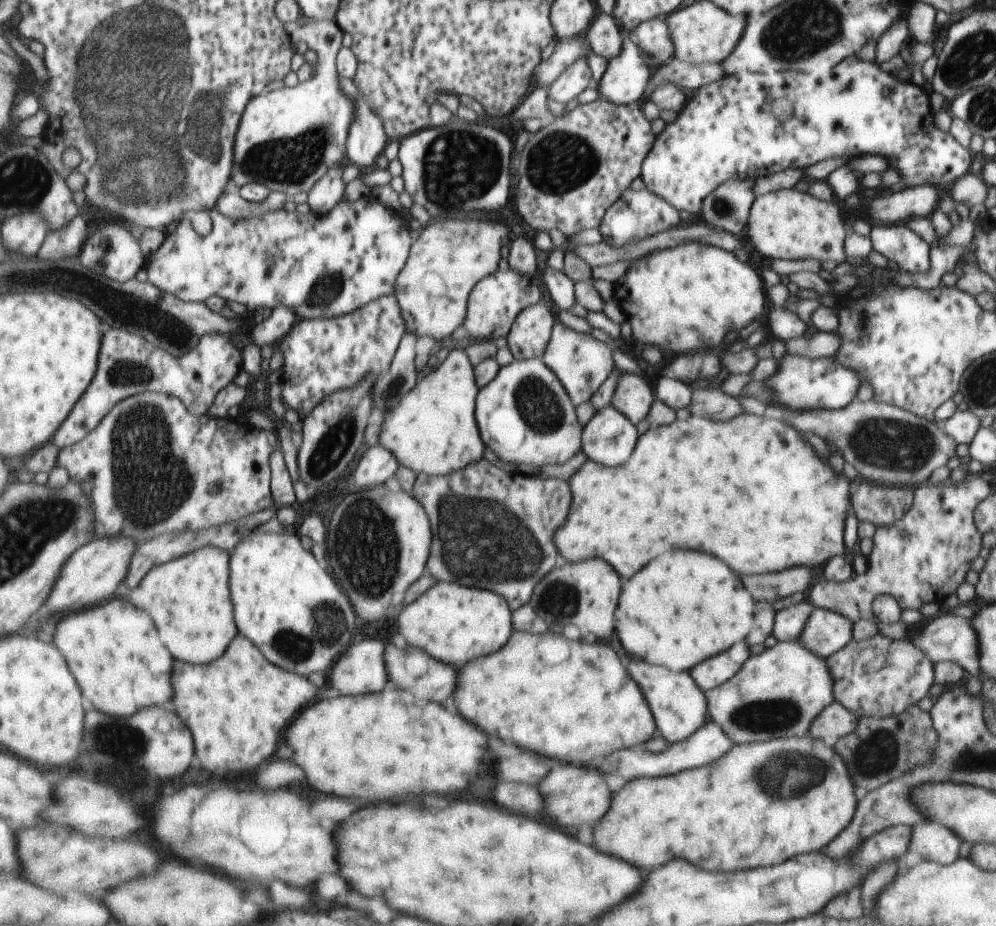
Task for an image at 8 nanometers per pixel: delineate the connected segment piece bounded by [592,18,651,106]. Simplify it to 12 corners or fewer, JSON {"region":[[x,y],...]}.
{"region":[[623,22],[621,54],[592,85],[617,106],[642,101],[651,78]]}

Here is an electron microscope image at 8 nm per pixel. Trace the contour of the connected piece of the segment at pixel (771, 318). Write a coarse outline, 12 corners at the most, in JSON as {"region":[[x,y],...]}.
{"region":[[791,306],[770,307],[767,327],[777,340],[803,337],[807,324]]}

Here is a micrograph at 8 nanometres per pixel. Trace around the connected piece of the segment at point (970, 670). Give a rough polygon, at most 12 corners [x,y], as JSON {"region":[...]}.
{"region":[[938,614],[908,639],[933,664],[979,672],[977,634],[965,618]]}

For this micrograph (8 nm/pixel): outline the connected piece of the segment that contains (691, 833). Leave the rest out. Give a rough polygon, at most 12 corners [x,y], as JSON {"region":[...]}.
{"region":[[812,736],[633,780],[593,846],[651,870],[779,864],[851,820]]}

